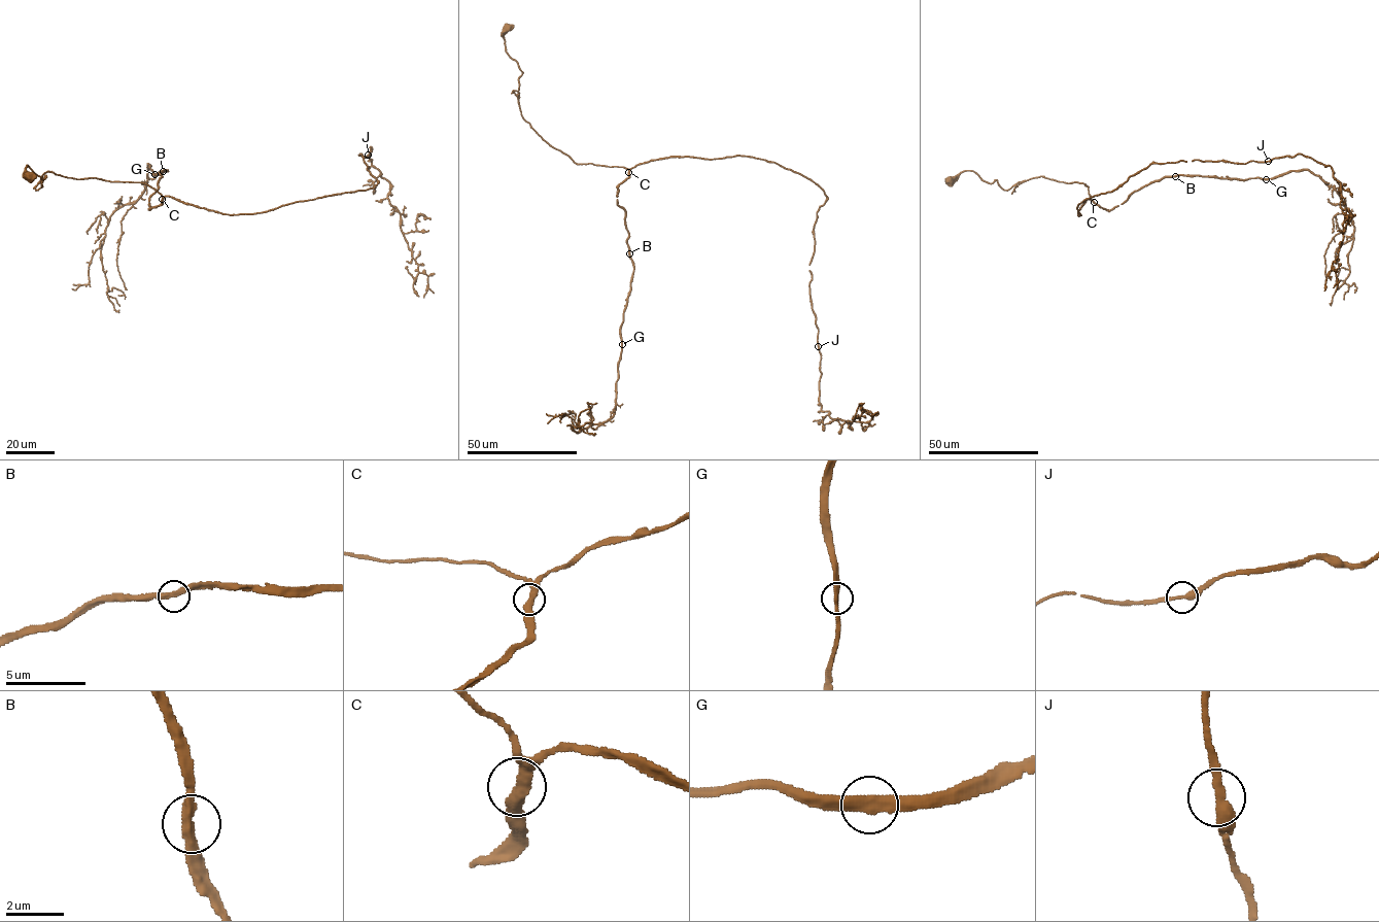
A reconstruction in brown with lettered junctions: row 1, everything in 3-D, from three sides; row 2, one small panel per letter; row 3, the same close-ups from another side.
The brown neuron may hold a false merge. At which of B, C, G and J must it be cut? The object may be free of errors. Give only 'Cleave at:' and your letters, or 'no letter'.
Cleave at: no letter

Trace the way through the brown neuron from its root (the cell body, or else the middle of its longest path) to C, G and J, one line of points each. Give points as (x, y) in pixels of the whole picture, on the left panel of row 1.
C: (29, 176), (27, 165), (42, 179), (46, 176), (42, 186), (47, 171), (142, 182), (162, 199)
G: (29, 176), (27, 165), (42, 186), (47, 171), (145, 182), (162, 197), (149, 208), (167, 170), (154, 174)
J: (29, 176), (27, 165), (42, 186), (47, 171), (142, 182), (254, 213), (373, 189), (358, 155), (368, 156)

